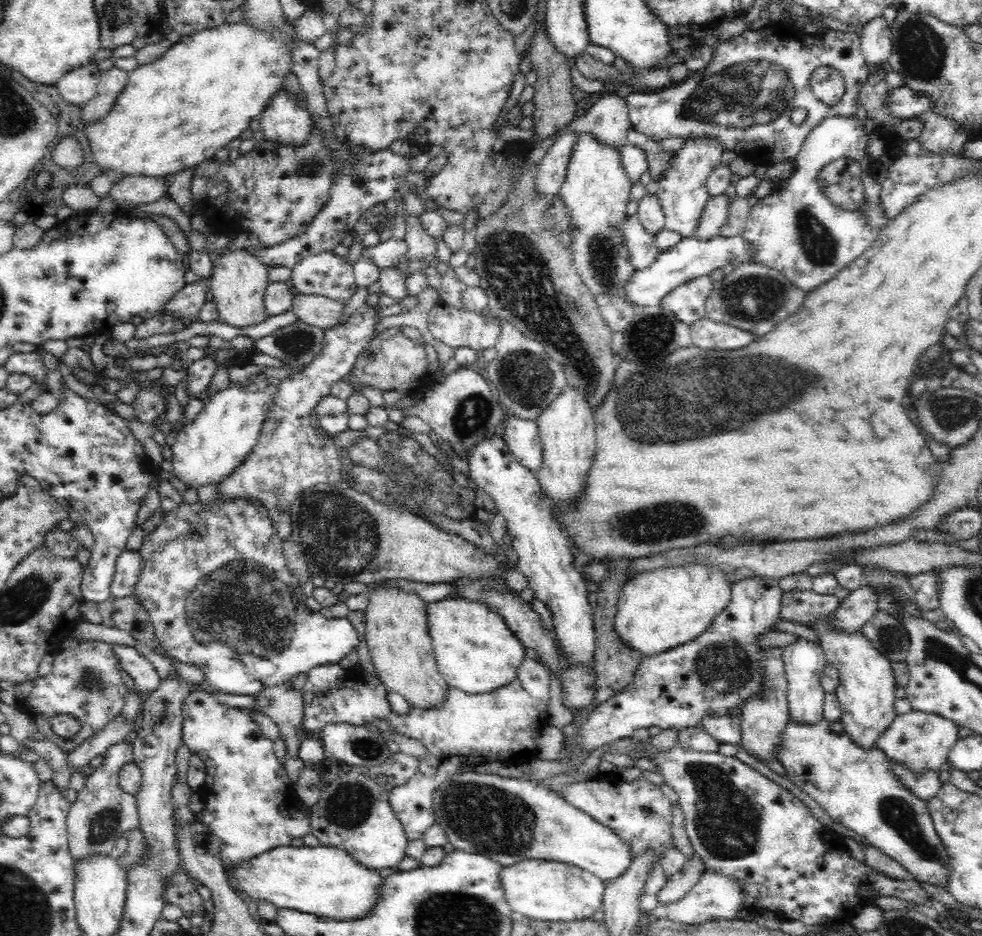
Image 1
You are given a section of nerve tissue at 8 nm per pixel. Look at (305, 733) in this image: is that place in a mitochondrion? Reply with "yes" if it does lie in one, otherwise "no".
no

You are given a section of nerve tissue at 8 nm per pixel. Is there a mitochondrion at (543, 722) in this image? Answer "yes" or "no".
no

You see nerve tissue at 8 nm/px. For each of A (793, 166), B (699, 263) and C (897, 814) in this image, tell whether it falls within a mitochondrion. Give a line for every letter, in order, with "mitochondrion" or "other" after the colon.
A: other
B: other
C: mitochondrion

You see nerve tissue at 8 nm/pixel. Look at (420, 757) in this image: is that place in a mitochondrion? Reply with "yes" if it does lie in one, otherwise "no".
no

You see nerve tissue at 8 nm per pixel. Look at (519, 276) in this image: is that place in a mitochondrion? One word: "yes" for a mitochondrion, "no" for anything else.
yes

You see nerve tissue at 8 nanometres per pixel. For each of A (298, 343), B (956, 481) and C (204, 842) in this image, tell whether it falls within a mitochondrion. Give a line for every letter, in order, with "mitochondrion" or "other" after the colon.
A: mitochondrion
B: other
C: other

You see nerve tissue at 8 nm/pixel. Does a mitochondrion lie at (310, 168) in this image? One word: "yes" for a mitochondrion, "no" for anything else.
yes

